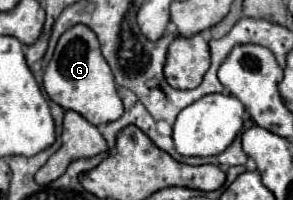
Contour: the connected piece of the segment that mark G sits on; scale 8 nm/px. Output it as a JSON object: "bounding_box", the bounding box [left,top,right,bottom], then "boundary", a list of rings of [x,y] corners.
{"bounding_box":[43,25,123,125],"boundary":[[[75,25],[61,35],[43,75],[43,89],[51,101],[83,115],[93,125],[111,123],[123,115],[123,103],[117,95],[113,73],[101,55],[95,33],[85,25]]]}

